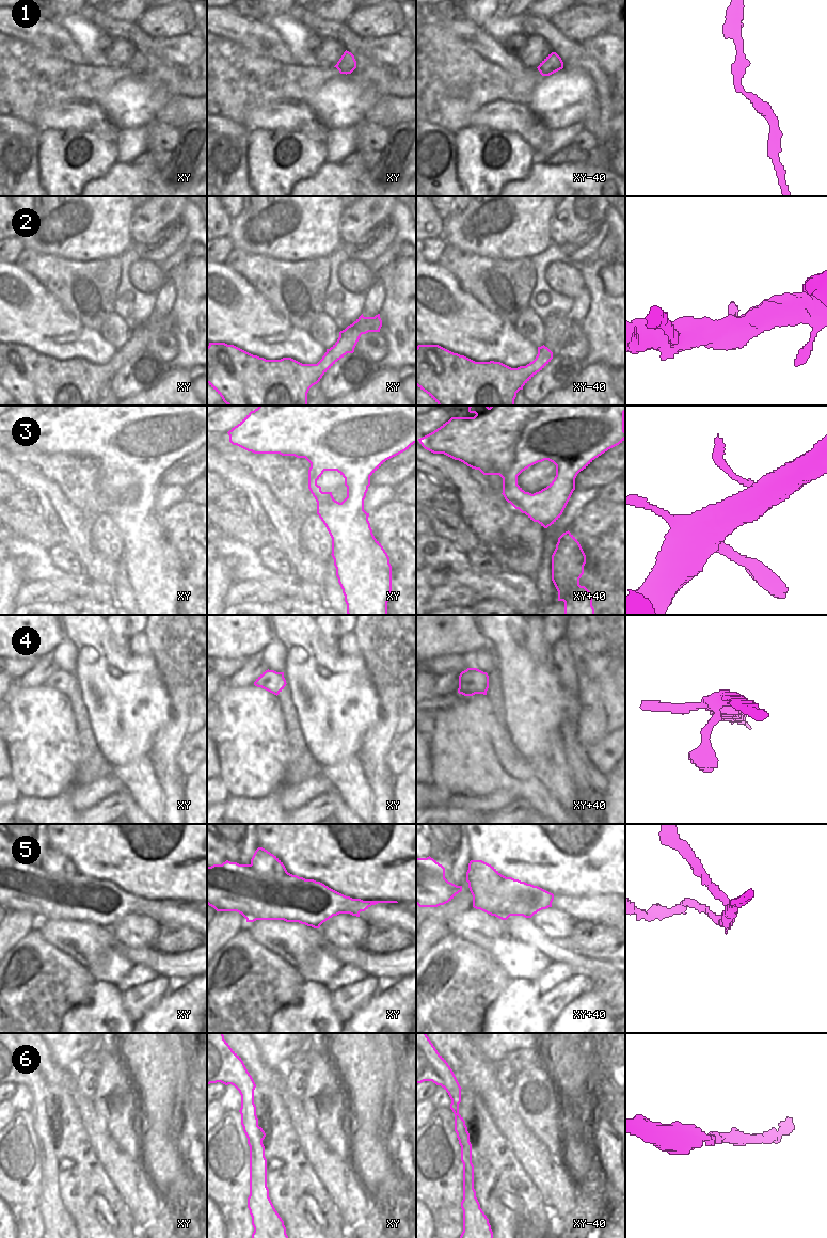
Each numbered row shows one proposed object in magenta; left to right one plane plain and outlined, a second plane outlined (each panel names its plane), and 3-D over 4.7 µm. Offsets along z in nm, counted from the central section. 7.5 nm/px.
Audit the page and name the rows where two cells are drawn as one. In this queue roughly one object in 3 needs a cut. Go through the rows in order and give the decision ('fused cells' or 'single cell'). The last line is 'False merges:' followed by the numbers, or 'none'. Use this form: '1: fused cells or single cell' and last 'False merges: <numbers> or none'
1: single cell
2: single cell
3: single cell
4: single cell
5: fused cells
6: single cell
False merges: 5

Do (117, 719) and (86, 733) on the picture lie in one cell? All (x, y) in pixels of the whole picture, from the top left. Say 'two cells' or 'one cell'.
two cells

